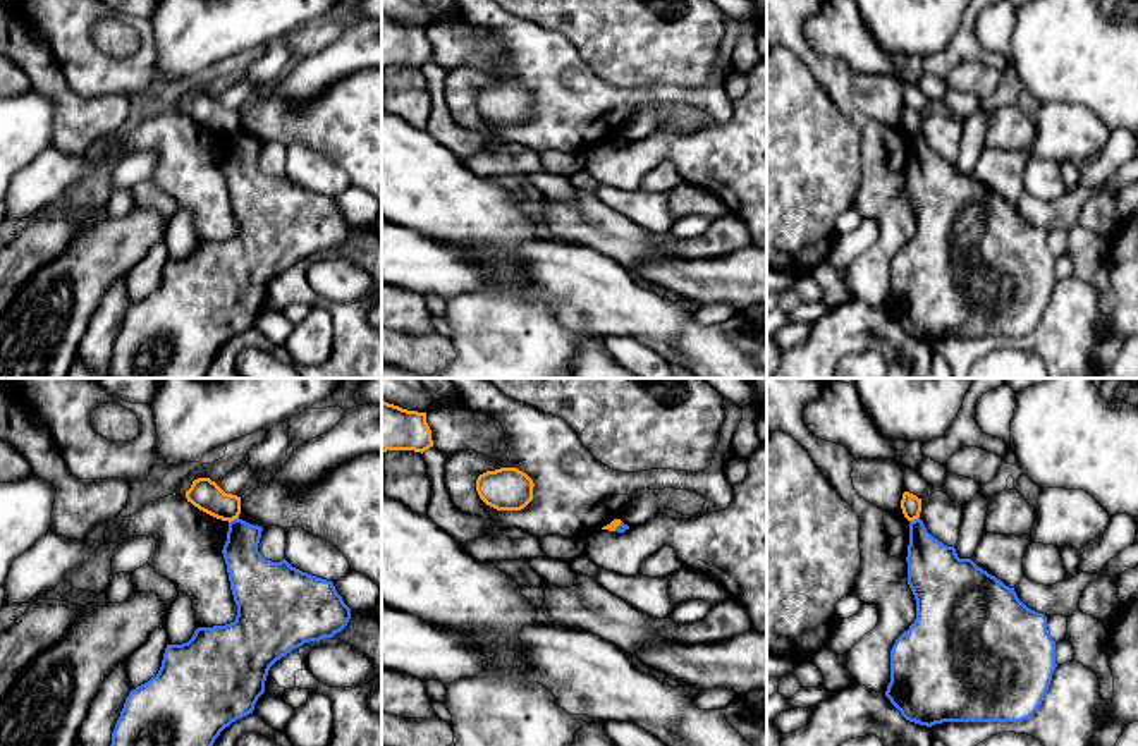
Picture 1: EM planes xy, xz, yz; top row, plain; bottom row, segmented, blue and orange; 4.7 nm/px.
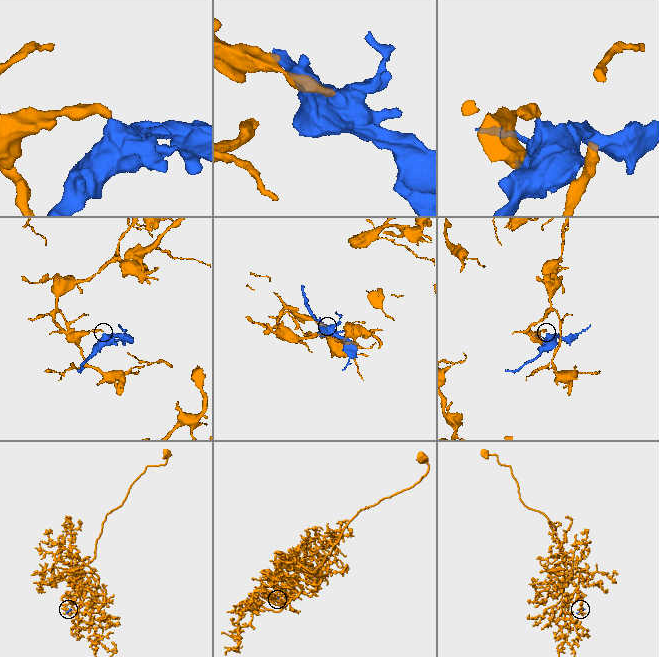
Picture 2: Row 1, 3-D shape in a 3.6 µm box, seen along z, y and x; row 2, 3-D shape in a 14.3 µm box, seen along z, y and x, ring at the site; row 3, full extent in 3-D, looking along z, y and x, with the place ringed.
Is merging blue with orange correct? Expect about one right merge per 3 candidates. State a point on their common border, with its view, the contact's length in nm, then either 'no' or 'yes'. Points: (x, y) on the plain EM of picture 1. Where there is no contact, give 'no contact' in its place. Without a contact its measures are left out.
xy (234, 134) | 60 nm | no

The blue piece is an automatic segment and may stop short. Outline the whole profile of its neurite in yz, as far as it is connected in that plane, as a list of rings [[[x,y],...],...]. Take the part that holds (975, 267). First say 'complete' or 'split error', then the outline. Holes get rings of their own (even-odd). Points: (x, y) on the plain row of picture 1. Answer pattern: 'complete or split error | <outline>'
complete | [[[909,136],[908,199],[916,215],[916,234],[890,265],[890,297],[885,311],[915,339],[932,342],[942,337],[1023,337],[1042,320],[1055,278],[1055,256],[1047,244],[1047,232],[1028,223],[1014,203],[978,182],[971,174],[959,174],[954,162],[933,153],[923,136]]]

